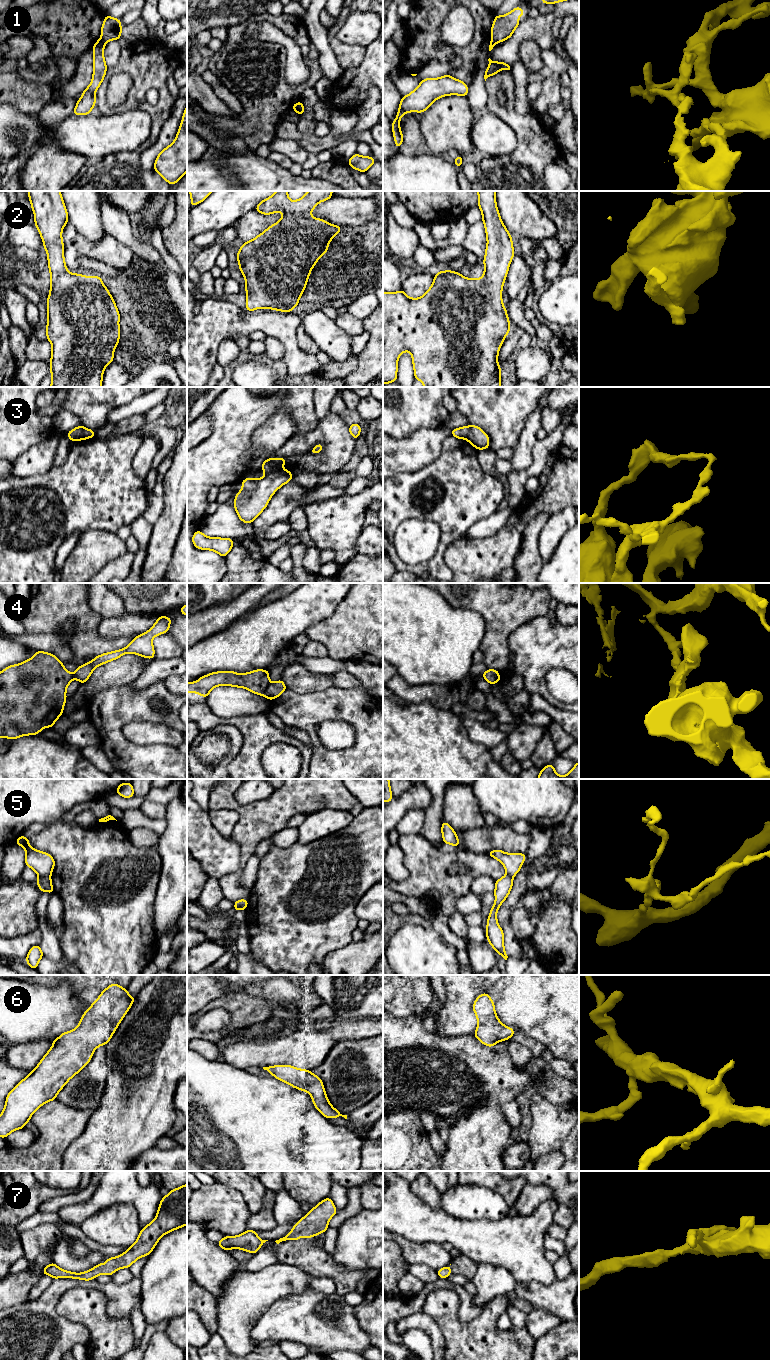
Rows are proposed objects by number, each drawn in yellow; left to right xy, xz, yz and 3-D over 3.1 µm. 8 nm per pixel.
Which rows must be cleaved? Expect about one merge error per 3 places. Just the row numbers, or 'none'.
1, 3, 4, 5

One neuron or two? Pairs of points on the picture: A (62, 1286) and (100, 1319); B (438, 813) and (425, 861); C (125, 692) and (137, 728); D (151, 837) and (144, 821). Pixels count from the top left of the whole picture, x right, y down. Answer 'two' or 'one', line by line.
A: two
B: two
C: two
D: two

